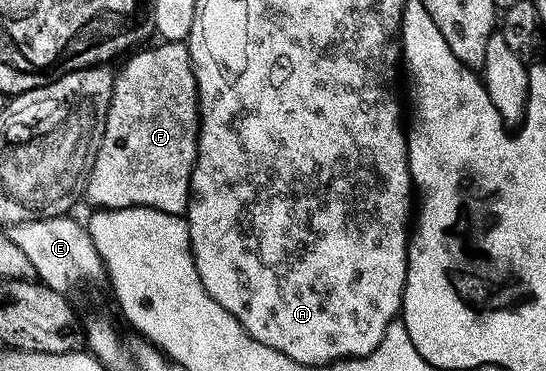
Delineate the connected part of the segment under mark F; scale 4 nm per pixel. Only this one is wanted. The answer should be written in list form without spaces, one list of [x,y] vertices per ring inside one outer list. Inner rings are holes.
[[[163,41],[157,44],[157,47],[145,46],[129,54],[128,64],[116,75],[106,117],[106,133],[102,137],[92,172],[88,174],[86,199],[93,203],[93,208],[153,207],[156,211],[178,216],[187,212],[188,190],[200,144],[200,91],[196,88],[187,46]]]

